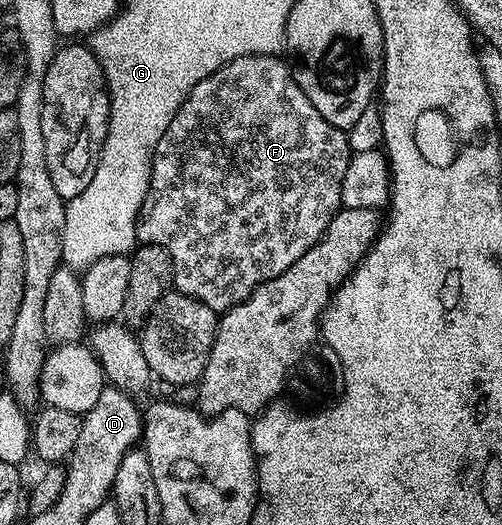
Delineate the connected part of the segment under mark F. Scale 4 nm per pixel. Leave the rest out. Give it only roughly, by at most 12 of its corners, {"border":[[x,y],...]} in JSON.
{"border":[[278,55],[192,88],[138,243],[216,313],[342,207],[347,132]]}

